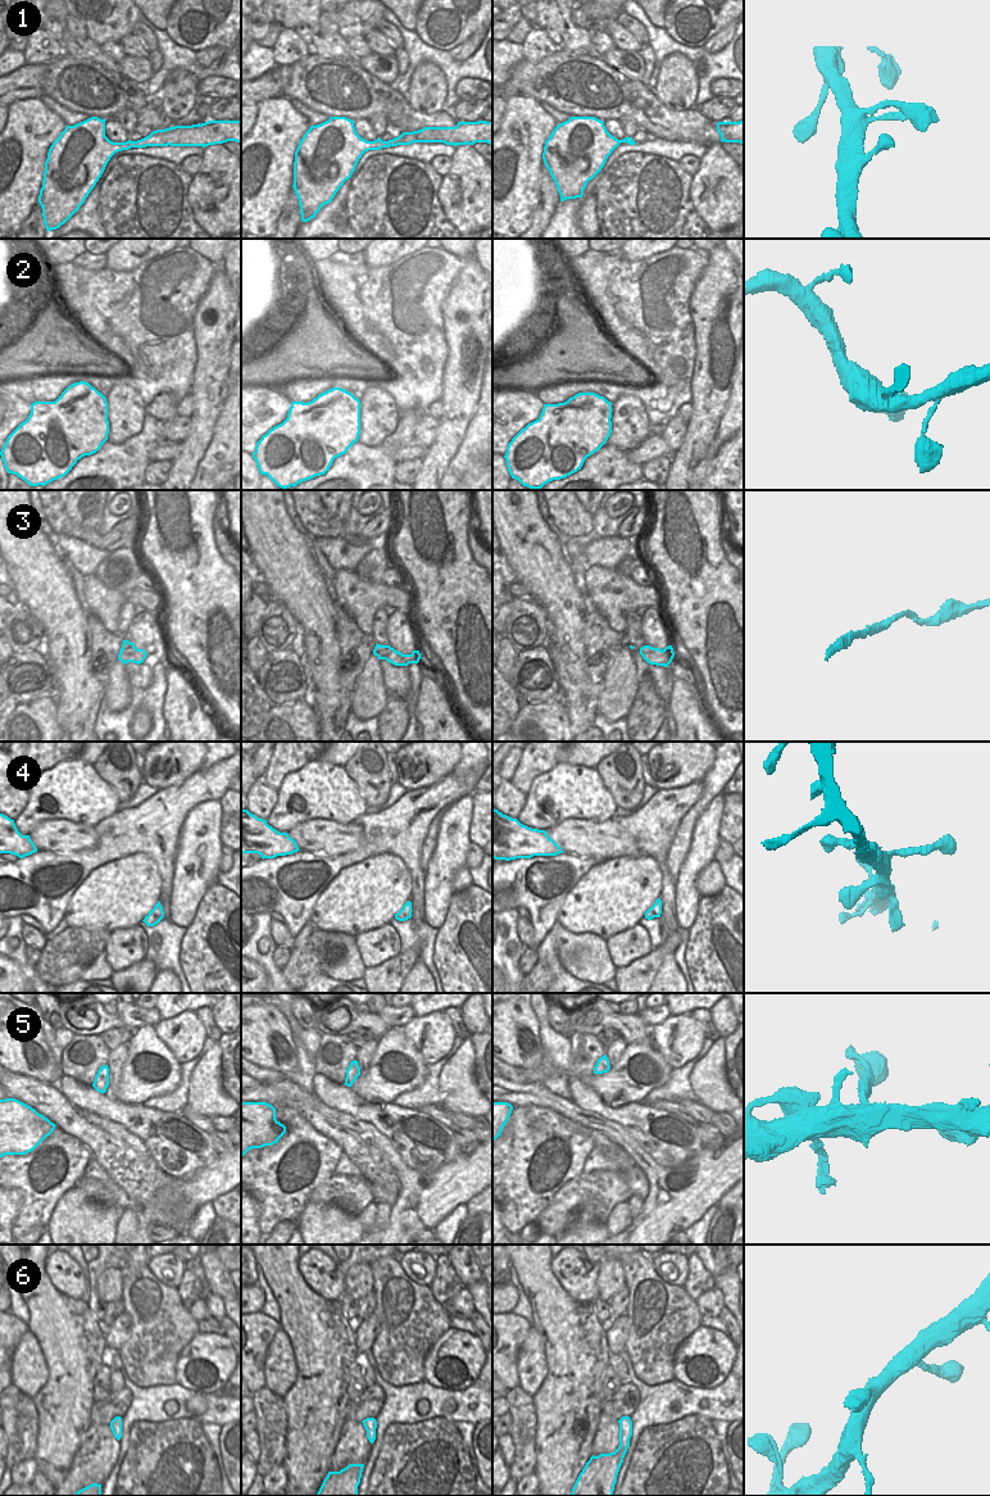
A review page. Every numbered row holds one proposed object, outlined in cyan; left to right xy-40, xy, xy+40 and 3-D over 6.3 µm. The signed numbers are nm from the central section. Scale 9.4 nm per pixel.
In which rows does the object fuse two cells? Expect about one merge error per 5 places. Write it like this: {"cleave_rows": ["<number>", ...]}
{"cleave_rows": []}

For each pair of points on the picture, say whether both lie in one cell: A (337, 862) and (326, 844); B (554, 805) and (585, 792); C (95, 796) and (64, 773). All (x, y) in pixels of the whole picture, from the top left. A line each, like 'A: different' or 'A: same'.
A: different
B: same
C: same

